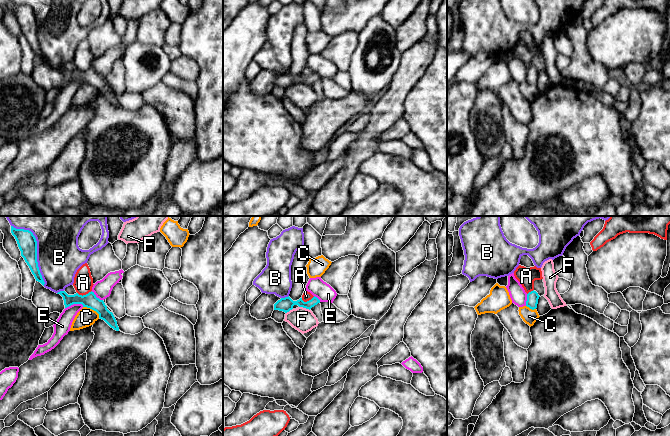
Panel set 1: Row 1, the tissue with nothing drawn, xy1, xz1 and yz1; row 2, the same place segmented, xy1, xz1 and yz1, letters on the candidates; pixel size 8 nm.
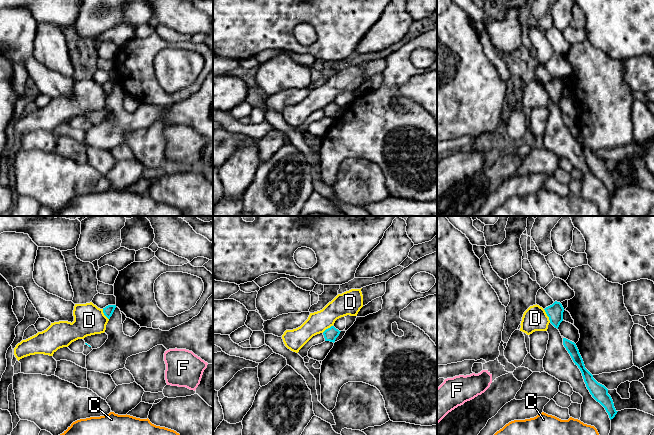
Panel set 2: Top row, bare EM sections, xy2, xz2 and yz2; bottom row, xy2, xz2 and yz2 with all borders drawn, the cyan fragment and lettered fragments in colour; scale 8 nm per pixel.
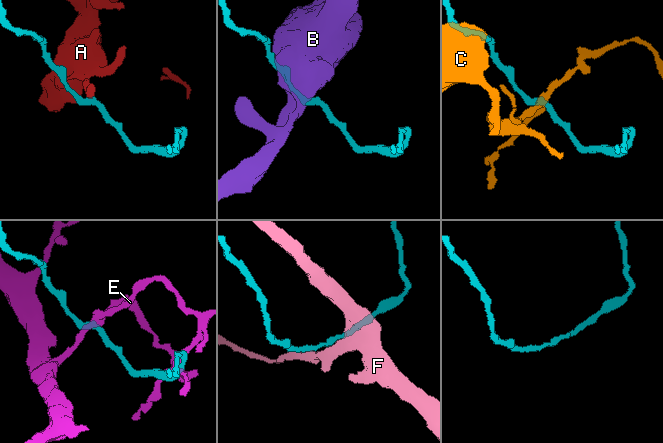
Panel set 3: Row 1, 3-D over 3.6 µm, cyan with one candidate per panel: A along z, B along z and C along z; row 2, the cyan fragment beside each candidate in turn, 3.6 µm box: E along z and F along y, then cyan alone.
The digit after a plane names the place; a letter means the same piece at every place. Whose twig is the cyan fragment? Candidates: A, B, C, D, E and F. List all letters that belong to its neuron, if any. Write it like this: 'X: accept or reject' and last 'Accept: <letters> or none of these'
A: reject
B: reject
C: reject
D: reject
E: reject
F: reject
Accept: none of these

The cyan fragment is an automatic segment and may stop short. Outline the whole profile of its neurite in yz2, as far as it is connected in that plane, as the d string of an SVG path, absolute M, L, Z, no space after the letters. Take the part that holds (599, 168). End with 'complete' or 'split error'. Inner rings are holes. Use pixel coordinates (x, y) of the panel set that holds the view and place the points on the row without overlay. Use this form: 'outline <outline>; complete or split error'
outline M563 114L563 121L570 130L575 141L577 141L580 145L586 163L589 166L592 173L605 184L610 196L613 195L618 187L615 185L613 176L611 172L608 170L608 165L604 161L598 159L593 154L593 151L585 144L583 135L574 118L566 114Z; complete

